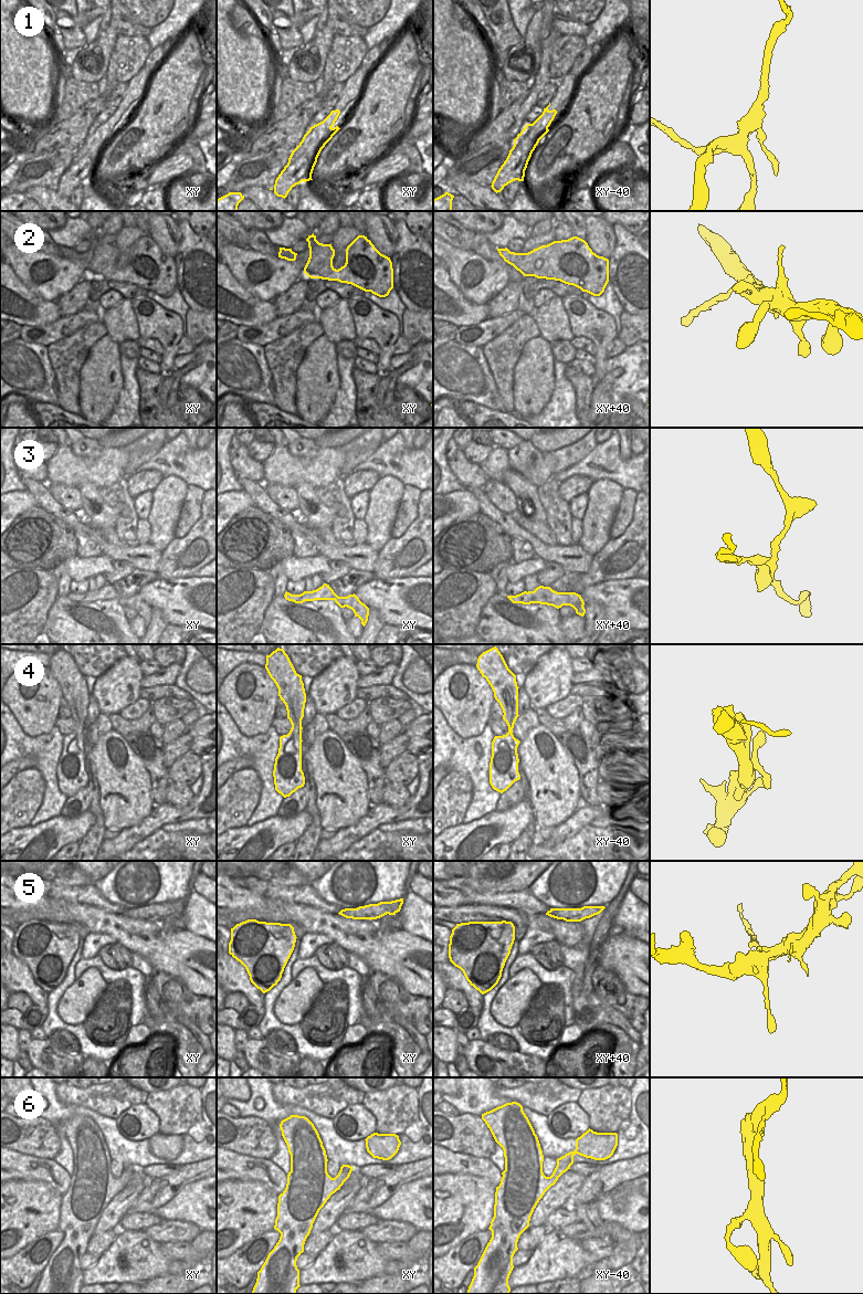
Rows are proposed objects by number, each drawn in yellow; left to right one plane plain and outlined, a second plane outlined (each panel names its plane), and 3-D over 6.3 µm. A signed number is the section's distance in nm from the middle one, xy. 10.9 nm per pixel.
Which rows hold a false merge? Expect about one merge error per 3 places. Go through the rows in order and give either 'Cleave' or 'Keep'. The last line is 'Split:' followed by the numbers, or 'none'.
1: Cleave
2: Keep
3: Cleave
4: Keep
5: Cleave
6: Keep
Split: 1, 3, 5

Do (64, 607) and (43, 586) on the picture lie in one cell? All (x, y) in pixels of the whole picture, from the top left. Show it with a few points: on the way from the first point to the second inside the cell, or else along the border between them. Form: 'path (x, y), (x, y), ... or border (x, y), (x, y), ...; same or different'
border (58, 596), (45, 621); different

